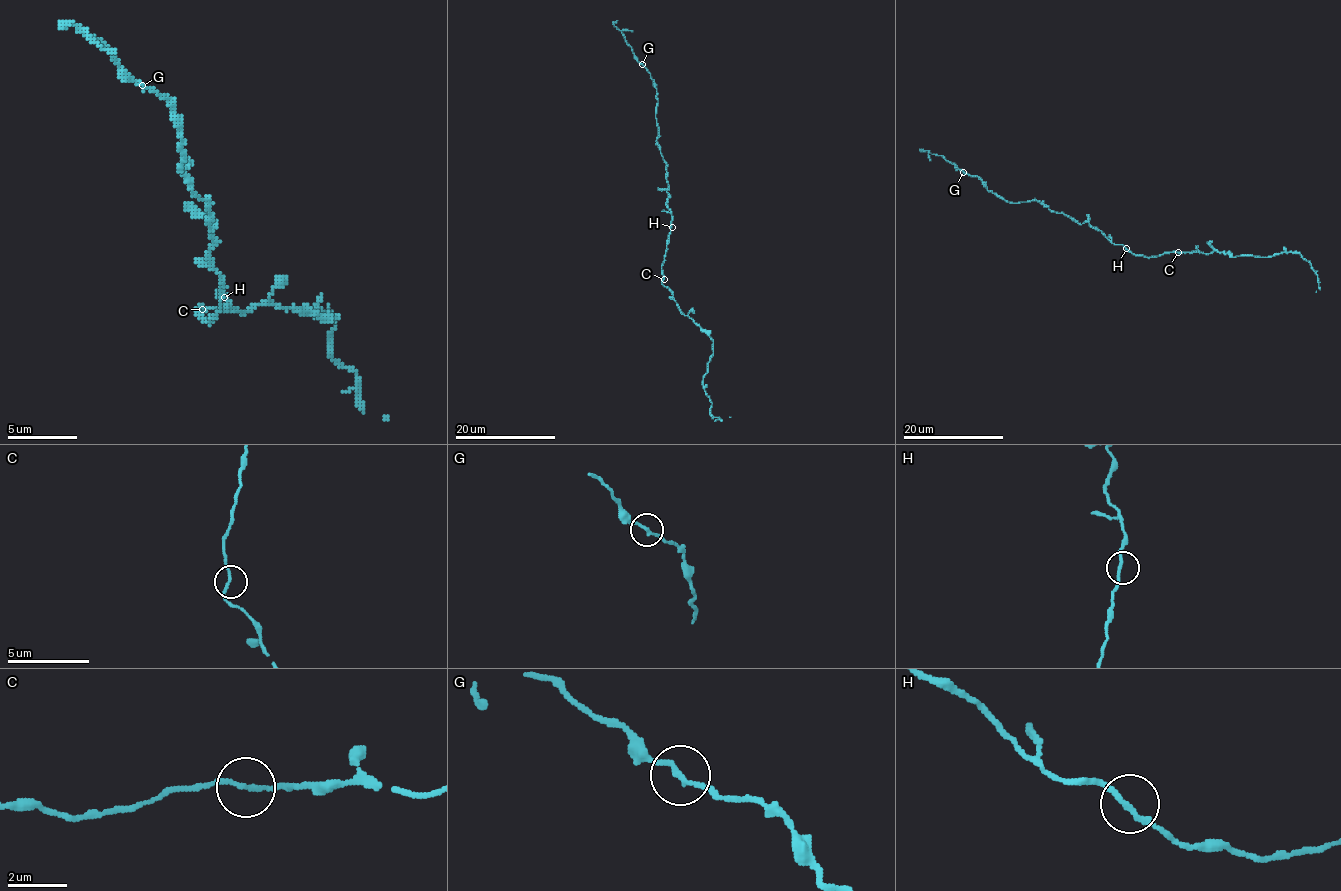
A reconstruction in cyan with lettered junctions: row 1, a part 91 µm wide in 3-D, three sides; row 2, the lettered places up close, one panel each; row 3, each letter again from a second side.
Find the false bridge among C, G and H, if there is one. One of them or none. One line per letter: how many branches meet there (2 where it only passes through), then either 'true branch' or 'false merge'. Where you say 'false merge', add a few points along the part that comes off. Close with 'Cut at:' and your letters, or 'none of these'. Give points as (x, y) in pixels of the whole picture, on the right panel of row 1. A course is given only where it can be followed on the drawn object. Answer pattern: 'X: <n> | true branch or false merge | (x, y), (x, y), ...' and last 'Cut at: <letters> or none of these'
C: 2 | true branch
G: 2 | true branch
H: 2 | true branch
Cut at: none of these

